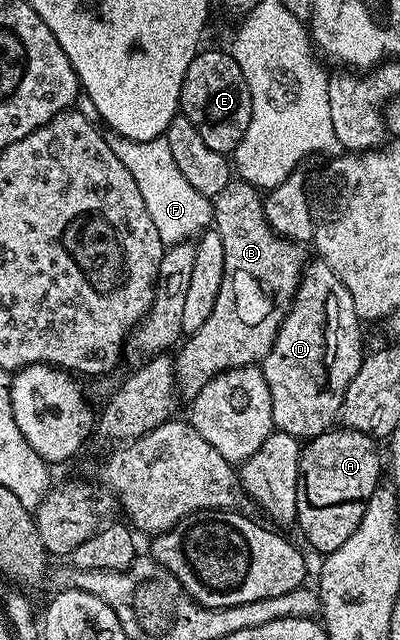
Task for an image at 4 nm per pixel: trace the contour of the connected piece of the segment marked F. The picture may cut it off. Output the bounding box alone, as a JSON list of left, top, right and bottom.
[107,133,212,245]

